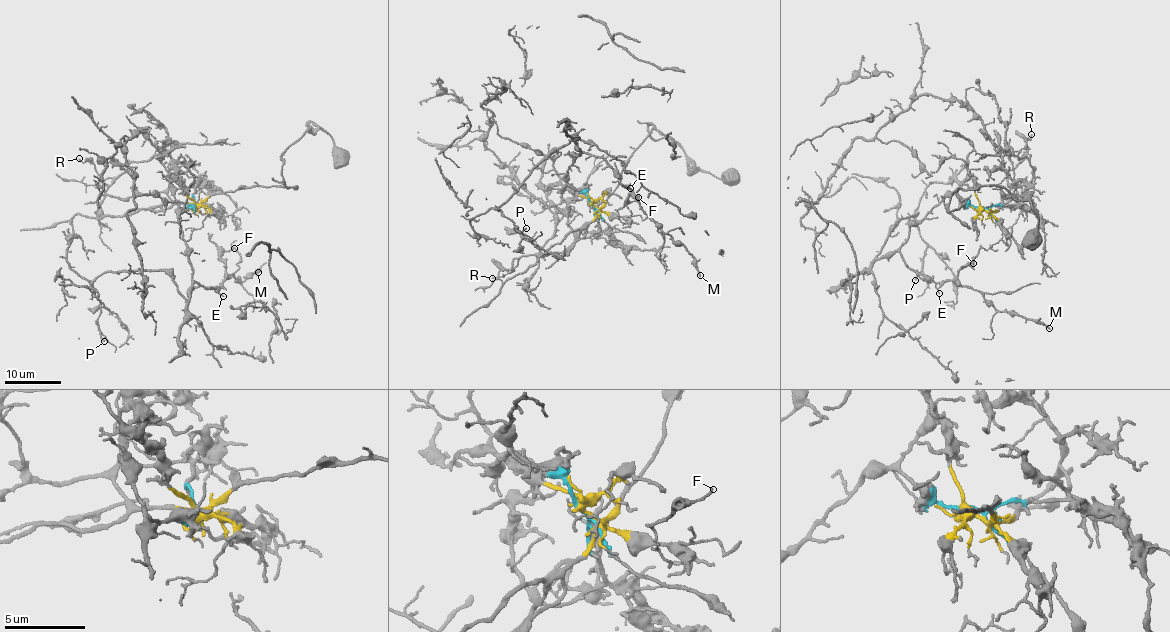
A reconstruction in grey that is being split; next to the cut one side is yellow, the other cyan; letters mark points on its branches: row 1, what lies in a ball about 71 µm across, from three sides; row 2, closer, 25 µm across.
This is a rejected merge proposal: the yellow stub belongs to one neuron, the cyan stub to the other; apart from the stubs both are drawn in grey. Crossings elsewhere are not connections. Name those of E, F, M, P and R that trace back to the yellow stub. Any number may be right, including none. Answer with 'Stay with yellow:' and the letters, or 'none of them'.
Stay with yellow: R

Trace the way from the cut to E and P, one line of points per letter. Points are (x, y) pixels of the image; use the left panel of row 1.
E: (194, 204), (192, 208), (180, 209), (180, 227), (192, 278), (201, 285), (214, 287), (223, 296)
P: (194, 204), (180, 208), (178, 216), (193, 275), (187, 300), (163, 271), (102, 273), (93, 288), (105, 341)

